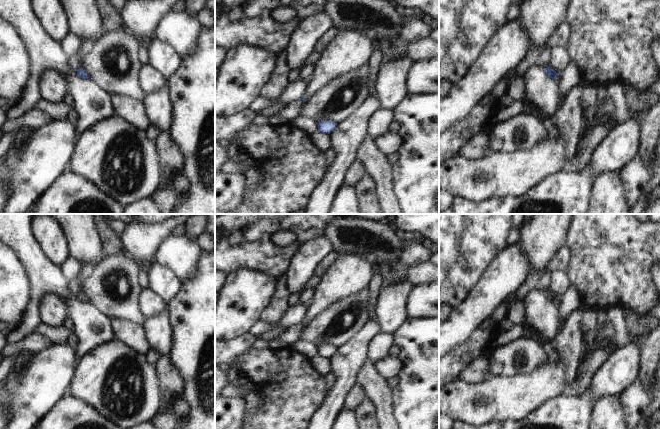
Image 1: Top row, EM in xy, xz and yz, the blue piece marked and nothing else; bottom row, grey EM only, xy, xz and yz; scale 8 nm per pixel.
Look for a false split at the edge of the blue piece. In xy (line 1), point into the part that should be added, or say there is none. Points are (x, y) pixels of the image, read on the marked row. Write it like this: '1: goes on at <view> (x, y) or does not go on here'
1: does not go on here

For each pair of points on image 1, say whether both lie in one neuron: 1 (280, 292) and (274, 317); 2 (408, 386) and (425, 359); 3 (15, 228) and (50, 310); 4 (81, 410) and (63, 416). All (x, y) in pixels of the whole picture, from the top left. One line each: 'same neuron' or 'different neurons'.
1: same neuron
2: same neuron
3: different neurons
4: same neuron

